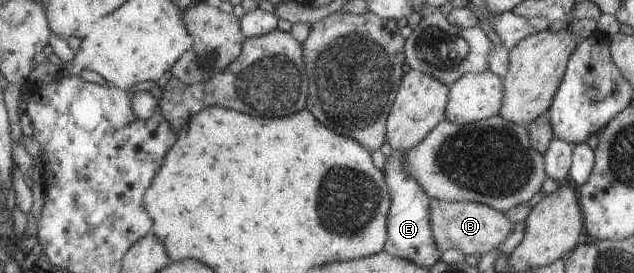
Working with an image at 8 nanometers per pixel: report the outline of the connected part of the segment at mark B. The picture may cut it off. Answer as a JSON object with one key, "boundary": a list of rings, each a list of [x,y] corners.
{"boundary":[[[432,199],[429,202],[429,224],[432,225],[432,237],[440,249],[454,248],[464,255],[480,255],[491,252],[498,248],[514,232],[514,225],[500,210],[492,209],[481,203],[472,202],[447,202]]]}

